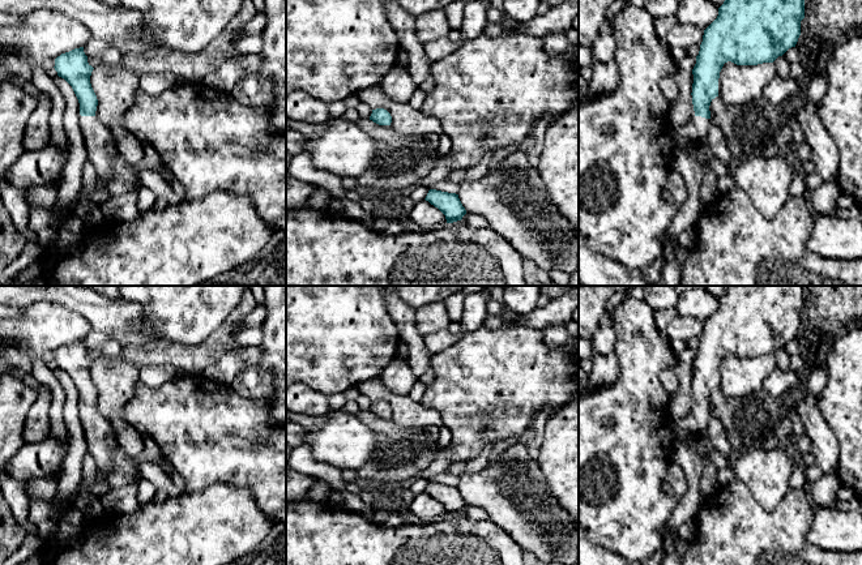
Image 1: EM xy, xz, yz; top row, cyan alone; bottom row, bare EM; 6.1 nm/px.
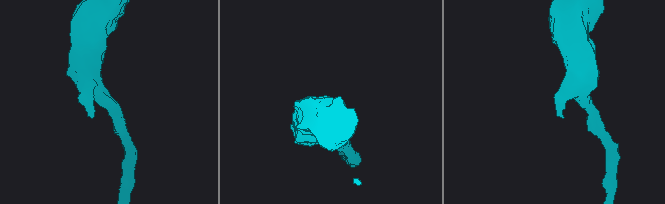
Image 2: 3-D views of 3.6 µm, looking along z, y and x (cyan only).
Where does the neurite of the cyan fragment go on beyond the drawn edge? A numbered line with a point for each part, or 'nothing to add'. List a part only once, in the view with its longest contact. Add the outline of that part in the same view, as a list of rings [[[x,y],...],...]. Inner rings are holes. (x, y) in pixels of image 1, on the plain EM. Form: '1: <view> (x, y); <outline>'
1: yz (687, 429); [[[694,408],[686,418],[674,419],[675,442],[684,442],[691,446],[695,440],[707,436],[712,420],[710,411],[701,408]]]

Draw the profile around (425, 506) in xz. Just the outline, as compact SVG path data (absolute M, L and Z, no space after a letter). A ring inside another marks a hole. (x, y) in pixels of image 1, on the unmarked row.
M426 492L417 495L407 509L423 521L436 521L447 515L445 508Z

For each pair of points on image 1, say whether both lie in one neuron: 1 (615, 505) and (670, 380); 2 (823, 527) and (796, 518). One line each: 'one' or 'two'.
1: two
2: two

